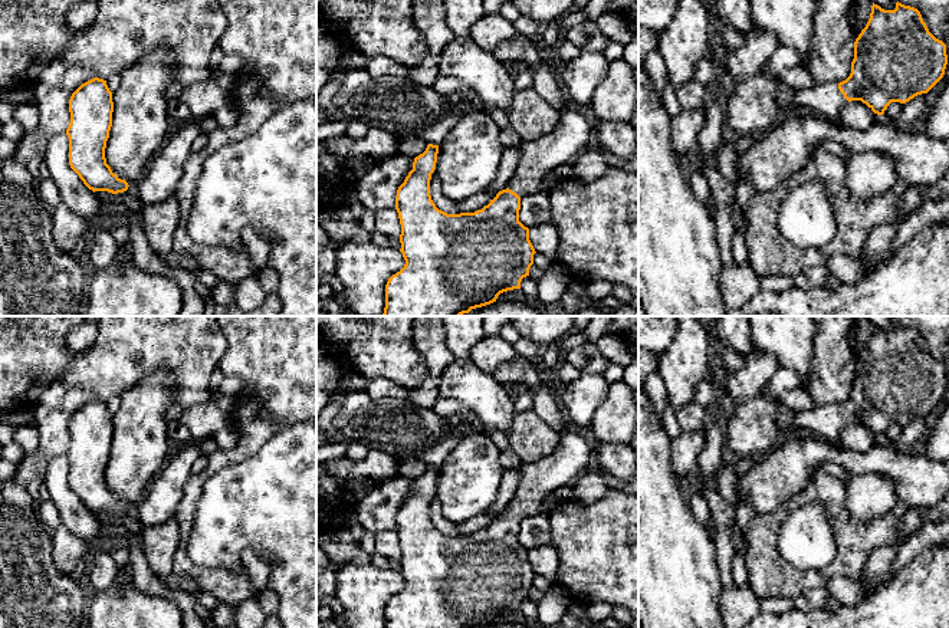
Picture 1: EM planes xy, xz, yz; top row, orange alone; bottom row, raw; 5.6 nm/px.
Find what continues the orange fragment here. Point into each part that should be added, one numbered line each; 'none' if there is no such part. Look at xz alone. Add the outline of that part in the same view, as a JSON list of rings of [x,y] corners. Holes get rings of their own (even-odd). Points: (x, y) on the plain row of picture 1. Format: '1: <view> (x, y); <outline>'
1: xz (574, 456); [[[564,433],[559,445],[551,454],[522,463],[518,489],[508,510],[521,520],[545,513],[542,502],[549,493],[571,484],[594,466],[592,445],[581,434]]]

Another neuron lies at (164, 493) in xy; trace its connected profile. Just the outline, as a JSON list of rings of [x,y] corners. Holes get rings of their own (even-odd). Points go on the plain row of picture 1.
[[[191,441],[168,457],[138,504],[138,519],[144,526],[162,525],[174,517],[184,486],[193,476],[191,467],[200,456],[198,443]]]

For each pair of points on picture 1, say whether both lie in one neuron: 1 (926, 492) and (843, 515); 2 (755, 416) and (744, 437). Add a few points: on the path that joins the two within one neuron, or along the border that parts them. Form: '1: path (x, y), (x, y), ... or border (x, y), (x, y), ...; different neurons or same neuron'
1: border (899, 499), (908, 505); different neurons
2: path (752, 421), (749, 431); same neuron

